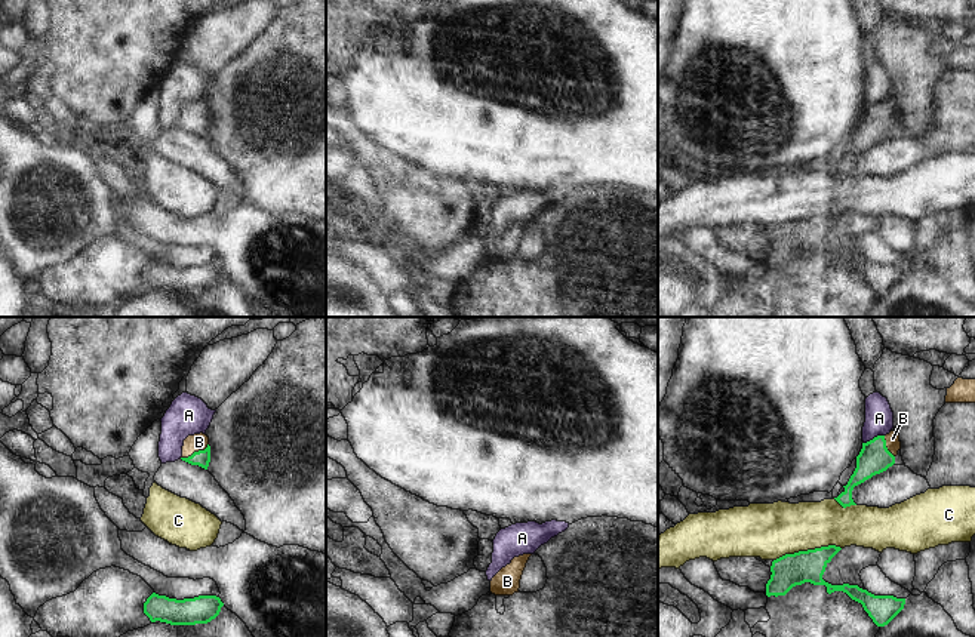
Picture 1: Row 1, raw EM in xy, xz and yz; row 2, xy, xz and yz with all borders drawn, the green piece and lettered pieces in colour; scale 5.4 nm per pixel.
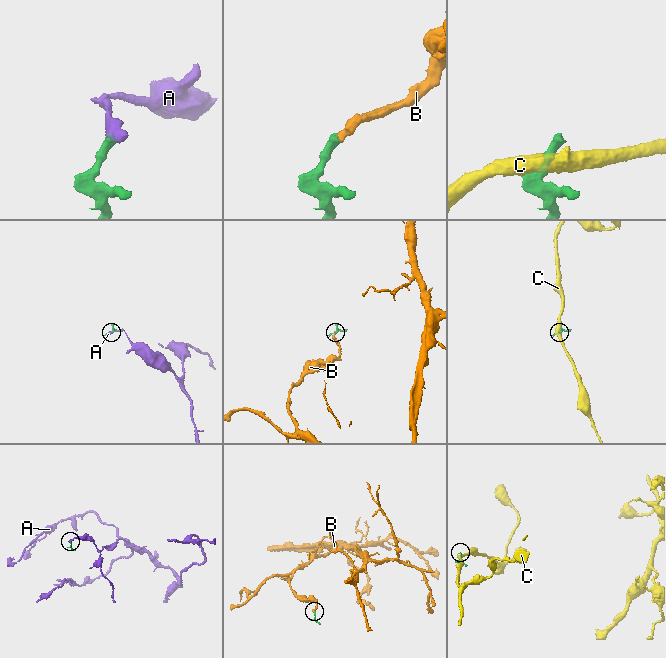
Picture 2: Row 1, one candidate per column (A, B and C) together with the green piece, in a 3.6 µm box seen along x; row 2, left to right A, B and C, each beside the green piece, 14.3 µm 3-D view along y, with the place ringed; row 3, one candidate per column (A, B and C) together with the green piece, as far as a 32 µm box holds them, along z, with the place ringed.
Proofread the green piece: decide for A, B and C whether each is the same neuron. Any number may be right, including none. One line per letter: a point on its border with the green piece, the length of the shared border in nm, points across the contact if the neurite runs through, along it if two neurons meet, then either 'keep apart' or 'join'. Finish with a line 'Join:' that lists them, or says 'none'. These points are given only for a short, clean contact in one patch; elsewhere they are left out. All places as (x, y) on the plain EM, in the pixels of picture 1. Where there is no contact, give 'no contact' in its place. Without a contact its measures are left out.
A: contact yz (874, 105); length 120 nm; border yz (883, 102), (877, 102), (864, 111); keep apart
B: contact xy (194, 120); length 170 nm; way xy (202, 126), (194, 120), (199, 110); join
C: contact yz (808, 218); length 380 nm; keep apart
Join: B

